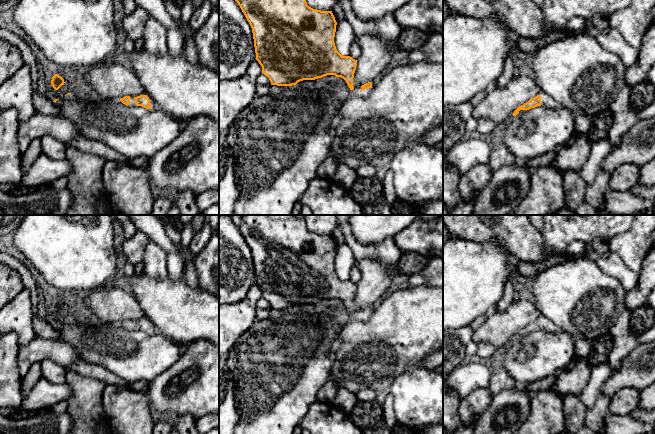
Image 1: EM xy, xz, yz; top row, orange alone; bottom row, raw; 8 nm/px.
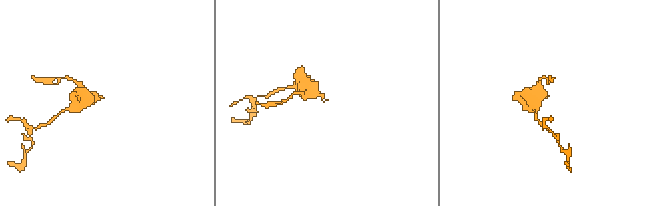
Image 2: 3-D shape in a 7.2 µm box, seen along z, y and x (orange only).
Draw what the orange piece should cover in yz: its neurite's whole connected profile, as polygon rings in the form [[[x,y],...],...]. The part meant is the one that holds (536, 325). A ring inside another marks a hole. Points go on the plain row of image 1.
[[[540,316],[536,321],[519,330],[513,337],[513,340],[516,340],[519,337],[522,337],[531,332],[535,332],[537,330],[547,331],[551,333],[561,332],[562,329],[556,326],[554,323],[550,322],[547,318]]]

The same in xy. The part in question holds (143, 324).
[[[143,317],[140,320],[125,320],[121,322],[120,325],[129,331],[142,330],[149,335],[154,335],[157,333],[153,323],[146,317]]]

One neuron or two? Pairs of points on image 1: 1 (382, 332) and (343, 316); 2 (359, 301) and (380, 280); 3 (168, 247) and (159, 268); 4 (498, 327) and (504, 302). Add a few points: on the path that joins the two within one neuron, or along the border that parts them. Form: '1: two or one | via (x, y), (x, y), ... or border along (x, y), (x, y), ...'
1: two | border along (350, 321), (343, 325)
2: one | via (364, 296), (375, 285)
3: two | border along (150, 239), (167, 254)
4: two | border along (513, 301), (504, 310), (497, 312)

